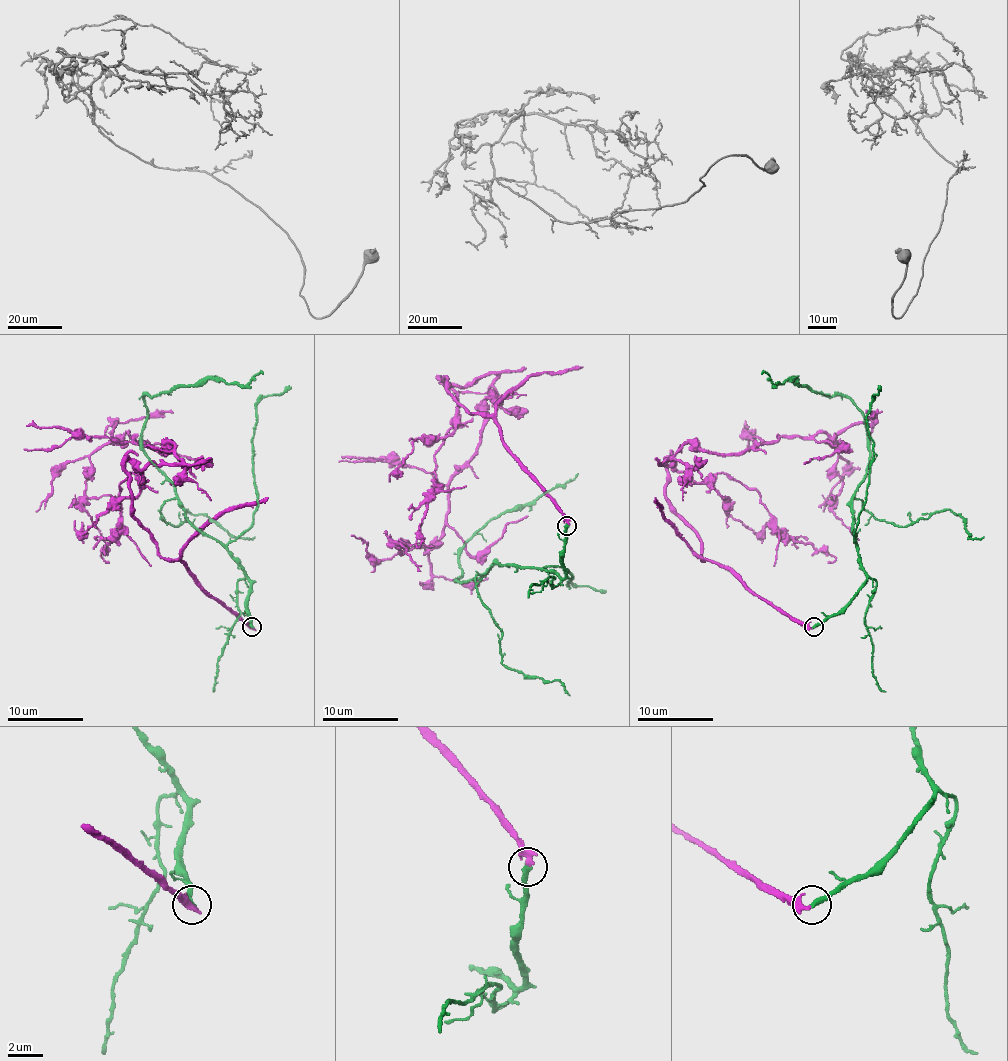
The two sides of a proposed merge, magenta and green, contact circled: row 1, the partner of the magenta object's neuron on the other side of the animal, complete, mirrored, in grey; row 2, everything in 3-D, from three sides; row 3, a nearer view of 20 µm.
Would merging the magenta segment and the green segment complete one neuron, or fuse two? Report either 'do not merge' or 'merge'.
merge

